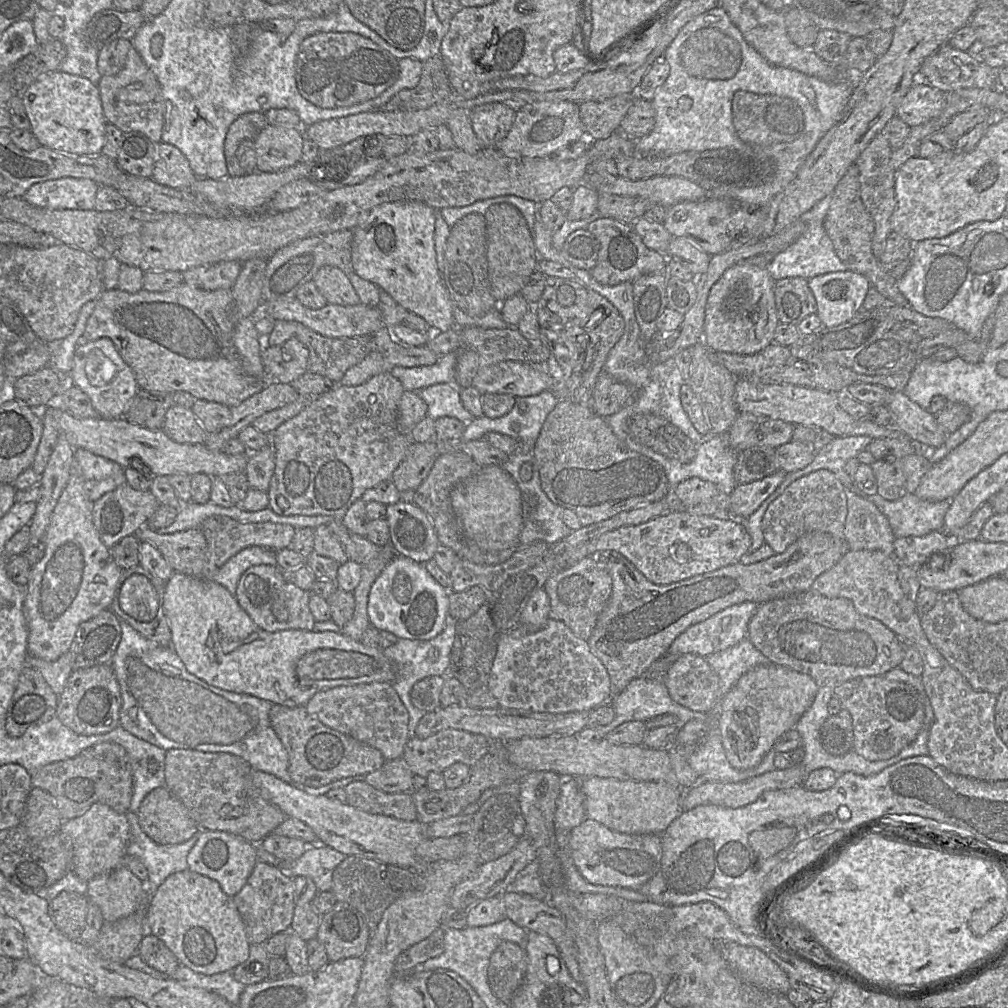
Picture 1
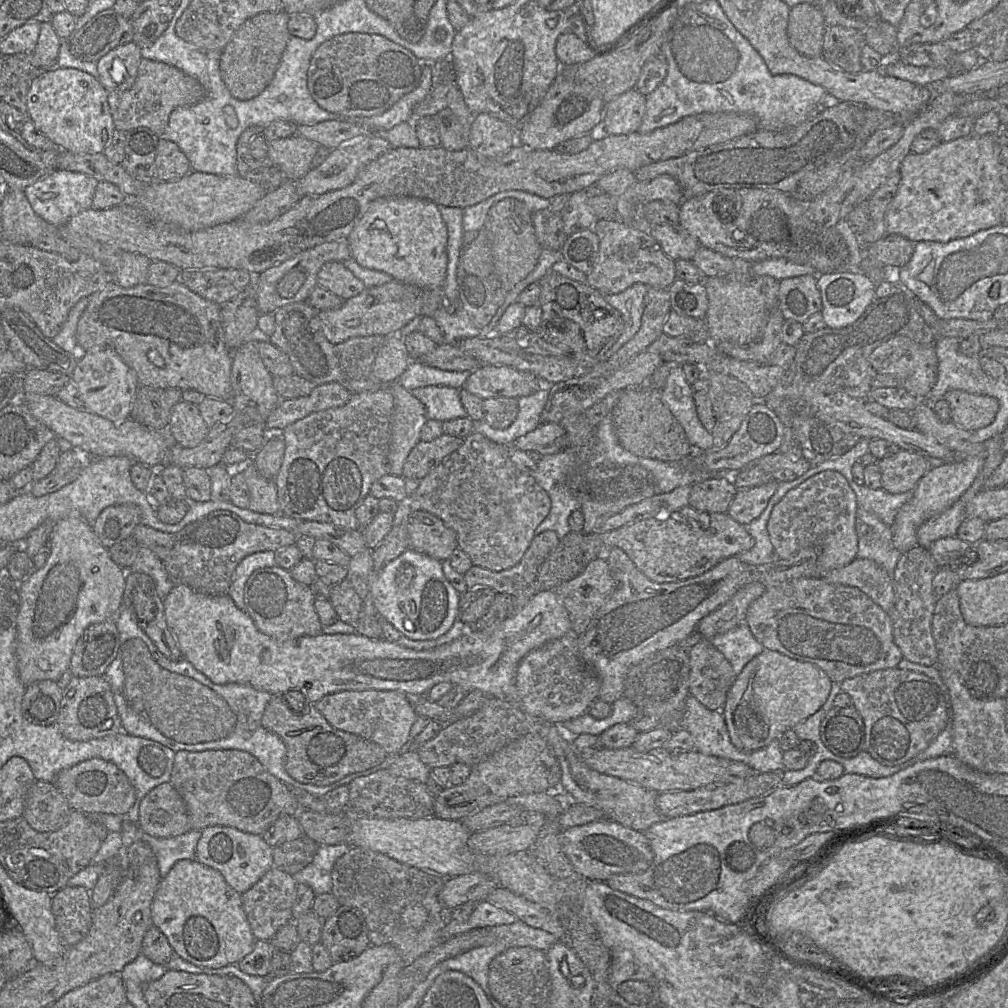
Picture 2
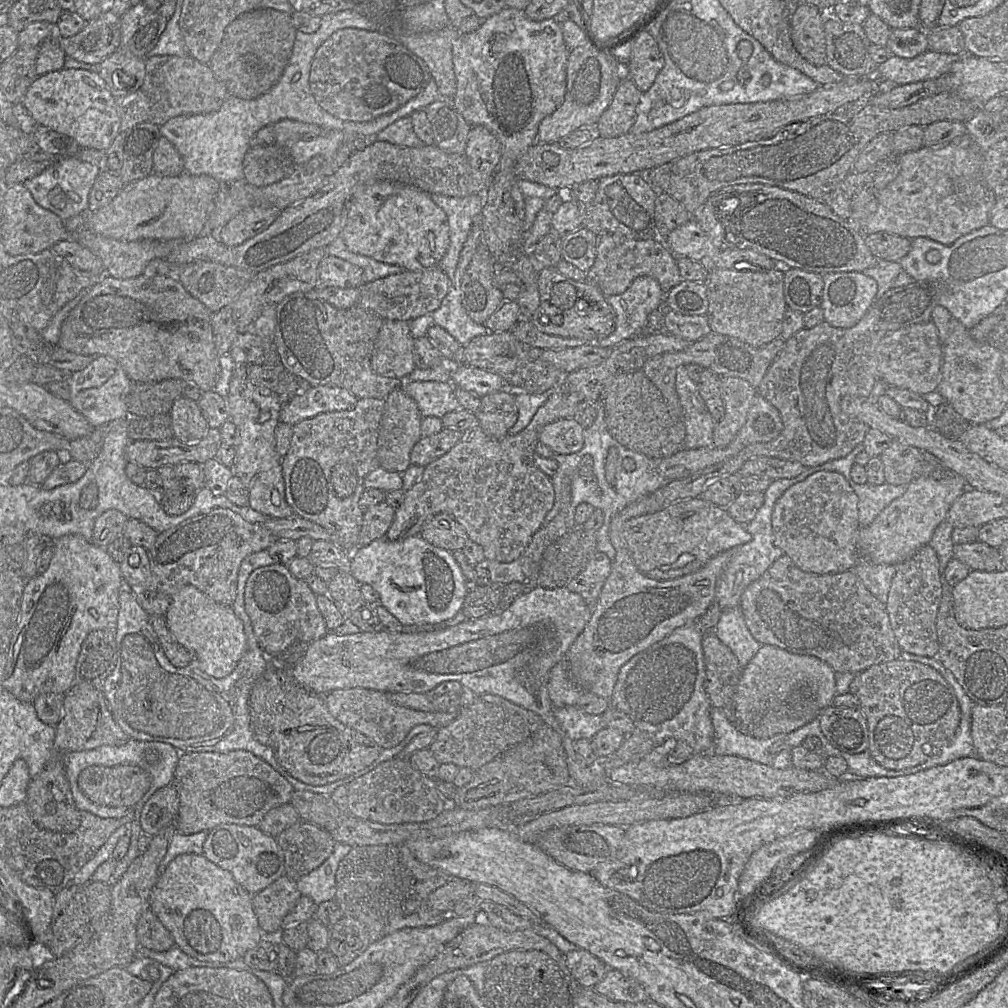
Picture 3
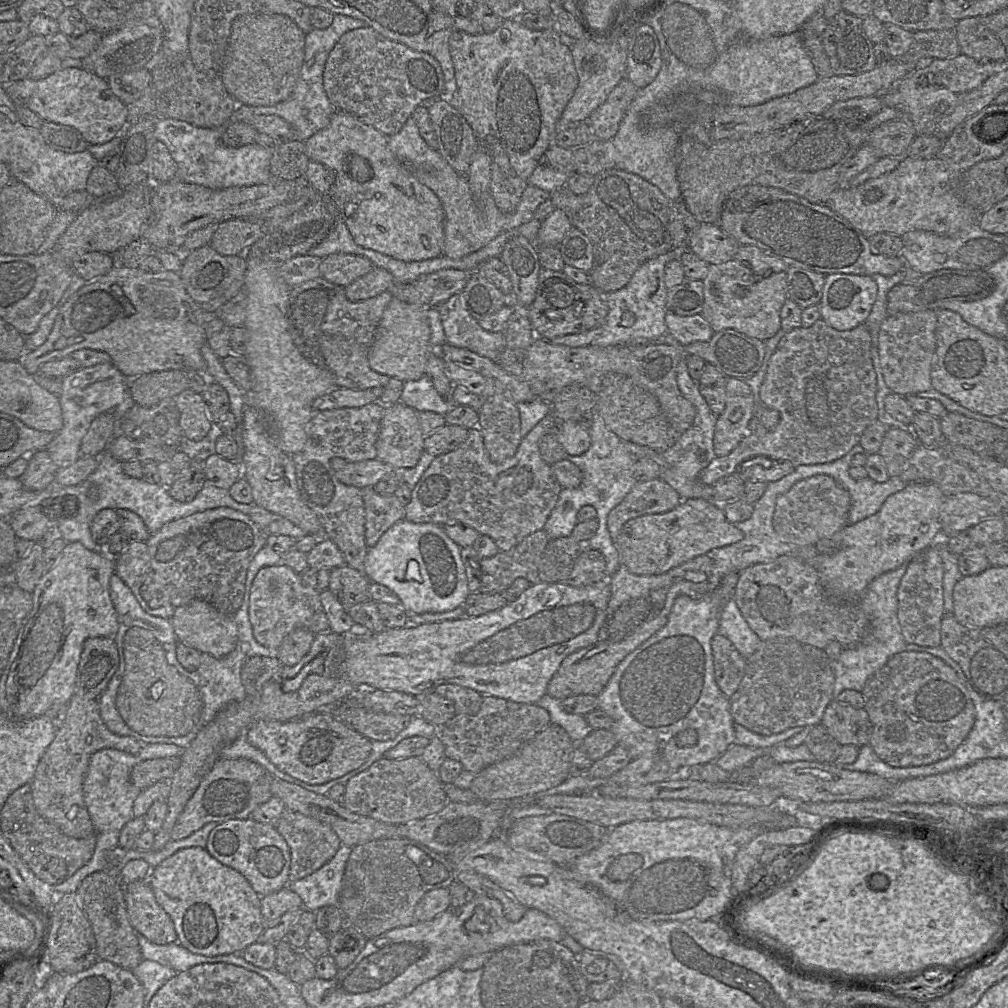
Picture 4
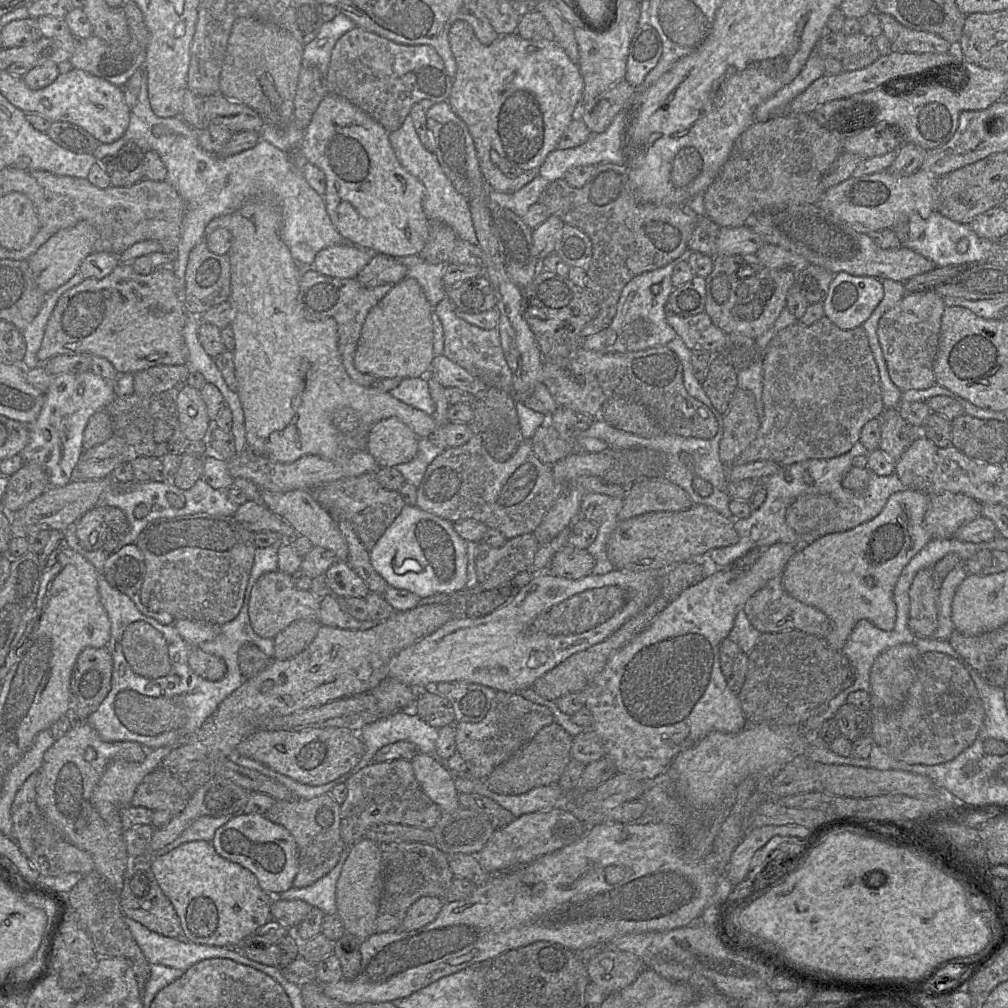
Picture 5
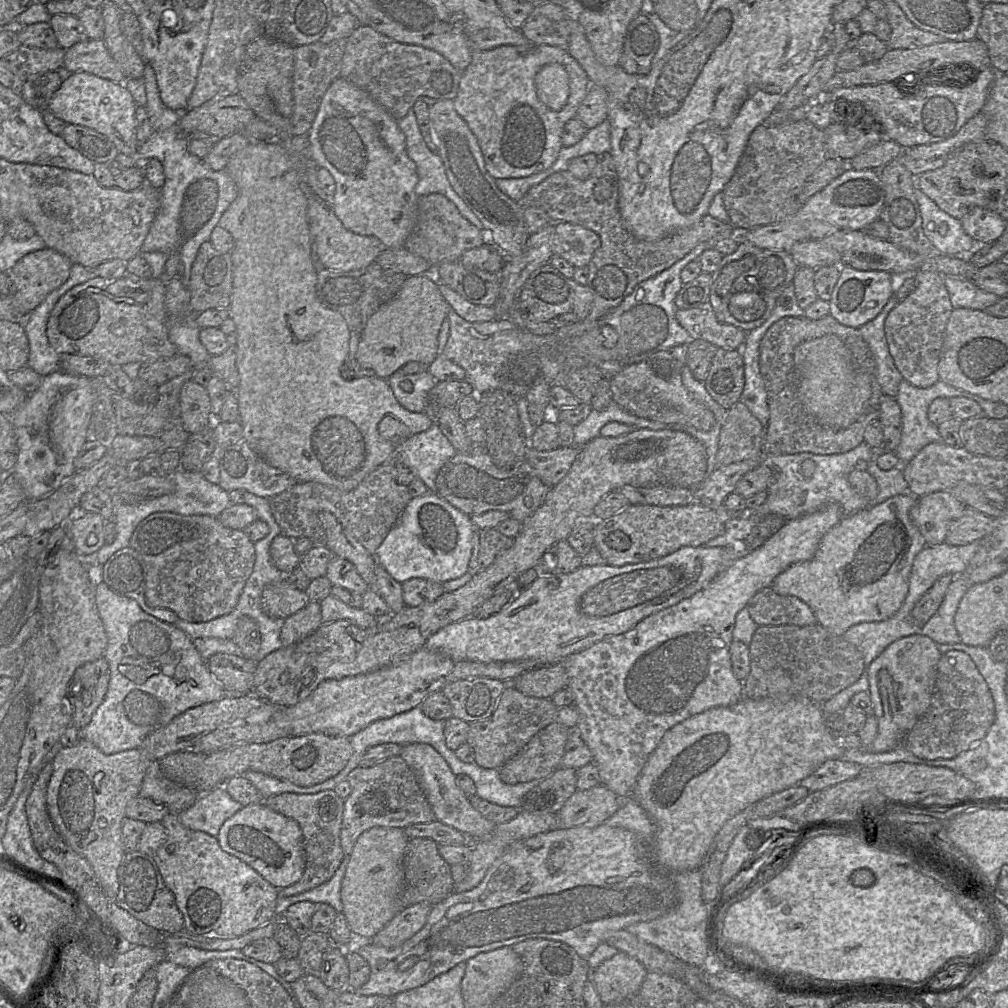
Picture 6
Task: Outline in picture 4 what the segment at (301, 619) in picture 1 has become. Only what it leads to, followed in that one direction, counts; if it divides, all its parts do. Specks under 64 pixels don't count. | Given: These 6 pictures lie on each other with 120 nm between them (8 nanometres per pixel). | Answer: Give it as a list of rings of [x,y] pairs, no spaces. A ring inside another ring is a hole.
[[[282,562],[279,565],[261,568],[253,579],[249,596],[249,621],[256,641],[275,652],[285,636],[295,629],[304,628],[314,634],[329,631],[329,622],[319,597],[320,592],[315,588],[305,586],[300,574],[294,572]]]

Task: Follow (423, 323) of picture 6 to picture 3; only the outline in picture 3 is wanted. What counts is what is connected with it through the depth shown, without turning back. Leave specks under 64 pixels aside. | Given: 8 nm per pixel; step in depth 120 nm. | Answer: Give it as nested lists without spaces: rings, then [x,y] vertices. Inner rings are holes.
[[[384,320],[375,344],[372,367],[382,376],[406,381],[416,368],[409,322]]]

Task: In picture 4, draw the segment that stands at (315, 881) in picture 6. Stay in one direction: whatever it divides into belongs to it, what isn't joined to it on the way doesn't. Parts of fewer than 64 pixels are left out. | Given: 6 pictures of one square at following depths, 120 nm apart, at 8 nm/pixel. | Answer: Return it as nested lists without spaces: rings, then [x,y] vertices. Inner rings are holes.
[[[286,809],[276,823],[276,829],[287,842],[290,855],[289,883],[300,880],[330,861],[341,846],[334,830],[319,820]]]

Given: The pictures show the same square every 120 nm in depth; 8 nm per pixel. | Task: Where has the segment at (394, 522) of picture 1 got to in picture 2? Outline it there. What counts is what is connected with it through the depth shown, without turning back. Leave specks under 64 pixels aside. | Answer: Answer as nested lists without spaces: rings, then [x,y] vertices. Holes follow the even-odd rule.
[[[418,510],[409,516],[409,548],[439,561],[449,559],[458,547],[456,533],[434,514]]]

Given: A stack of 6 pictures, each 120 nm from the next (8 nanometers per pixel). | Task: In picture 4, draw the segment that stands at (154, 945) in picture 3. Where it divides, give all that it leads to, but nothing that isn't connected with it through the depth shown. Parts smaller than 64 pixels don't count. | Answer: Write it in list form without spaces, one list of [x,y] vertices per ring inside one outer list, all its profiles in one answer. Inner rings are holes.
[[[148,880],[125,885],[124,899],[129,920],[136,932],[158,945],[177,942],[173,921],[157,902]]]

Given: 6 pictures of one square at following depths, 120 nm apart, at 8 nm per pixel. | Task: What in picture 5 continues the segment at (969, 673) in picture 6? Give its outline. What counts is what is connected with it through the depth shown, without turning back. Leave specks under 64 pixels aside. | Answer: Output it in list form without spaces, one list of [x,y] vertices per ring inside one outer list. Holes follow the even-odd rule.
[[[924,652],[915,661],[915,680],[898,708],[872,706],[871,731],[874,743],[896,760],[909,764],[935,765],[954,759],[976,739],[985,711],[979,692],[966,668],[956,659],[940,652]]]

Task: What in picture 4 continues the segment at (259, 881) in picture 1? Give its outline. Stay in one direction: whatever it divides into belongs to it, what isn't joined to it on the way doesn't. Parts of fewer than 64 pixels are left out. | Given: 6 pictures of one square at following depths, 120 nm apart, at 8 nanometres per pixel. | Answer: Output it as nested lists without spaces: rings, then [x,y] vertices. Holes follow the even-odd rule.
[[[288,885],[261,897],[261,916],[264,928],[275,925],[287,911],[302,907],[302,899]]]

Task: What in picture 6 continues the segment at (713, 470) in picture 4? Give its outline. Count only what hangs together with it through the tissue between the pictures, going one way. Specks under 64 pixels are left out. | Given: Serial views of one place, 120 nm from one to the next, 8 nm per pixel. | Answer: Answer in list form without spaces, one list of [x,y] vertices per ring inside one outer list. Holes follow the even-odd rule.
[[[829,314],[818,320],[804,316],[785,317],[774,323],[761,340],[759,367],[769,407],[769,422],[765,430],[762,456],[802,452],[819,455],[846,453],[862,444],[868,425],[879,420],[880,401],[884,395],[876,379],[876,363],[872,352],[859,329],[842,325]],[[828,334],[836,335],[847,346],[851,354],[852,369],[856,373],[869,373],[872,376],[871,397],[866,403],[865,412],[856,422],[844,429],[831,429],[821,425],[806,411],[799,398],[800,379],[794,363],[794,350],[804,341]]]

